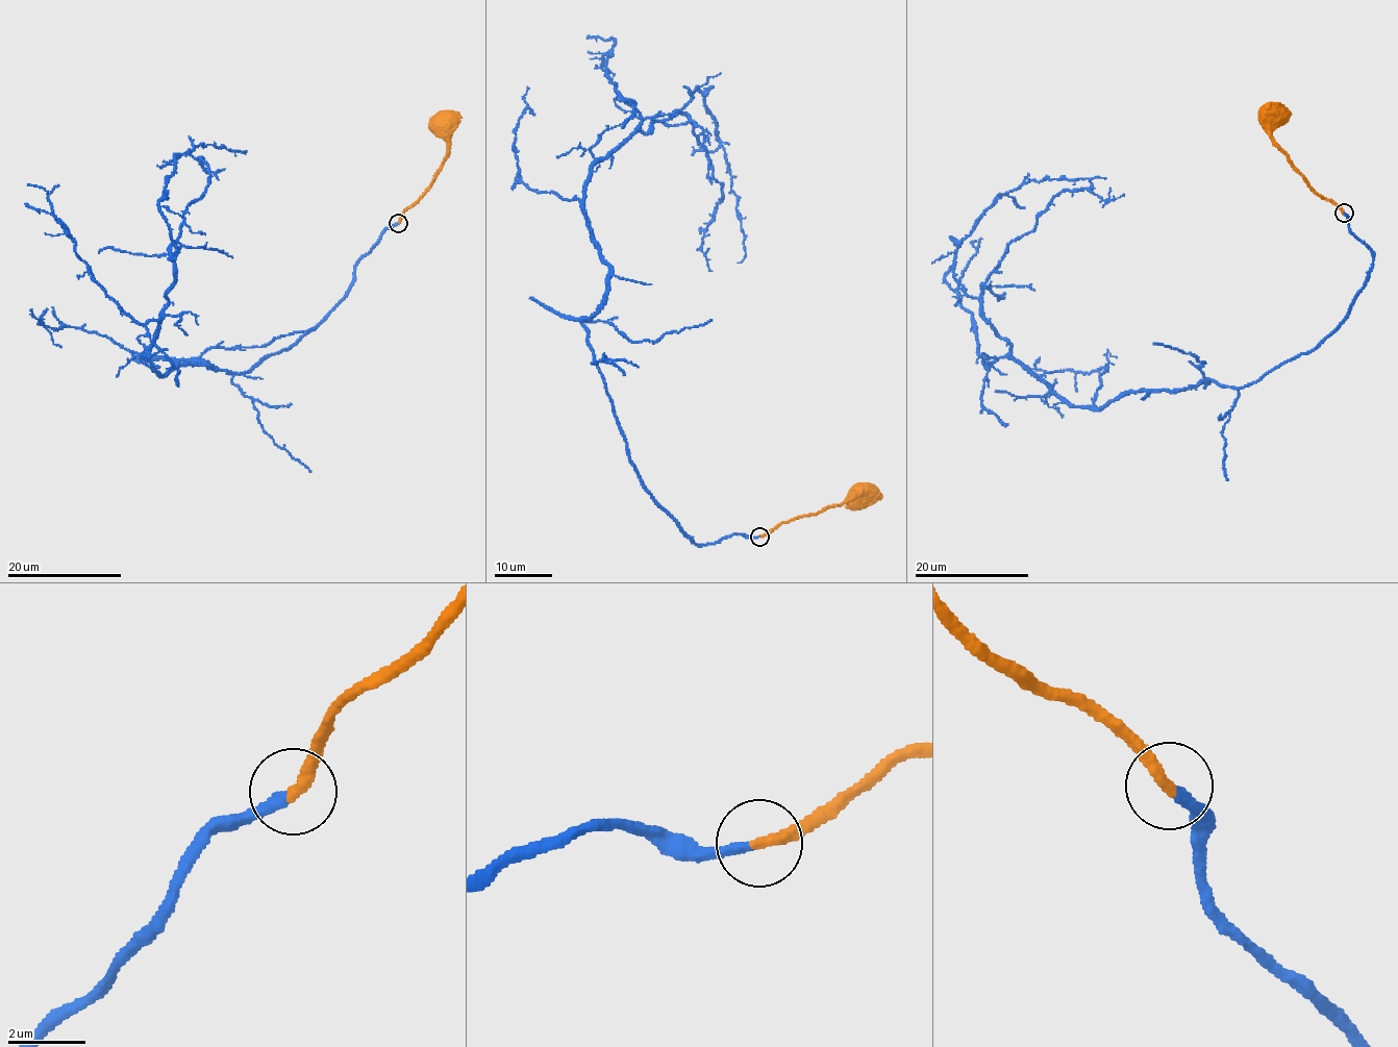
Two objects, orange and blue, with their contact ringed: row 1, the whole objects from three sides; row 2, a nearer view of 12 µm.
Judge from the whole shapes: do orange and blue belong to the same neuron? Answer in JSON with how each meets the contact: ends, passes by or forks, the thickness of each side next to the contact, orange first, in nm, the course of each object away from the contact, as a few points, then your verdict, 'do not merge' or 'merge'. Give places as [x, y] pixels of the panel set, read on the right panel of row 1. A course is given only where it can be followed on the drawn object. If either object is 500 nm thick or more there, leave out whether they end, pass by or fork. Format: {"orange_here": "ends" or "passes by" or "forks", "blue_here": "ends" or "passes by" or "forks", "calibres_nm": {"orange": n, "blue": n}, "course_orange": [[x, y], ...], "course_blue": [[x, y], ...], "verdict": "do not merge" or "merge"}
{"orange_here": "ends", "blue_here": "ends", "calibres_nm": {"orange": 340, "blue": 280}, "course_orange": [[1344, 213], [1317, 194], [1289, 154], [1277, 146], [1271, 135], [1273, 117]], "course_blue": [[1344, 213], [1372, 268], [1315, 348], [1240, 389], [1072, 407], [954, 277], [956, 248], [1030, 180], [1106, 178]], "verdict": "merge"}

